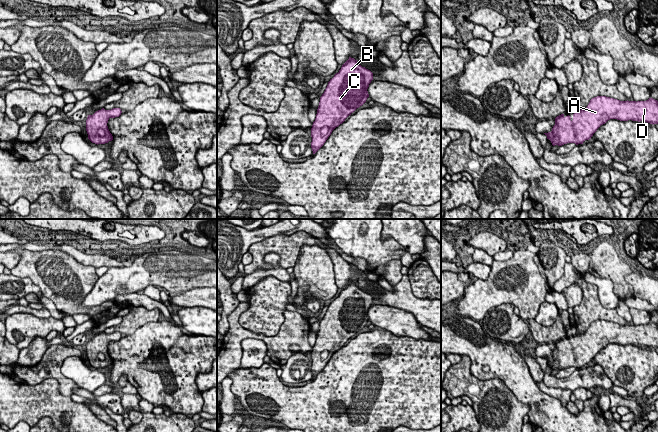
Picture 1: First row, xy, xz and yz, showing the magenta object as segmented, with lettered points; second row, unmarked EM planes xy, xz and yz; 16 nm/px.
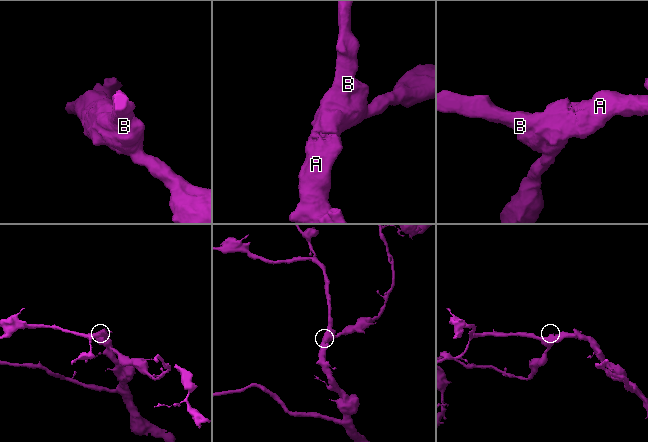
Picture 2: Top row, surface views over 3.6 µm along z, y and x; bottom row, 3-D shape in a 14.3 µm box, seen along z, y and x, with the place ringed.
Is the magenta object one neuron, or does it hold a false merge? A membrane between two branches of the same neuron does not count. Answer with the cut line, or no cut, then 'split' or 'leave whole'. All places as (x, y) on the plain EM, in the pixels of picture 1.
no cut | leave whole

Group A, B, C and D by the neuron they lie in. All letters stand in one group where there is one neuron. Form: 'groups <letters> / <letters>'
groups A B C D

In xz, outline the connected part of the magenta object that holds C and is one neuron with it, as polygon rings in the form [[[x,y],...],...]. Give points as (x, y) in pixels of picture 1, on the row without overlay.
[[[349,281],[338,297],[328,306],[320,321],[315,345],[311,352],[311,372],[315,378],[332,355],[342,348],[367,322],[373,297]]]

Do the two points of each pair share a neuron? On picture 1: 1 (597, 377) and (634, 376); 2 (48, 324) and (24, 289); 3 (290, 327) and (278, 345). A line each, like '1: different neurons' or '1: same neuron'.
1: different neurons
2: different neurons
3: same neuron

